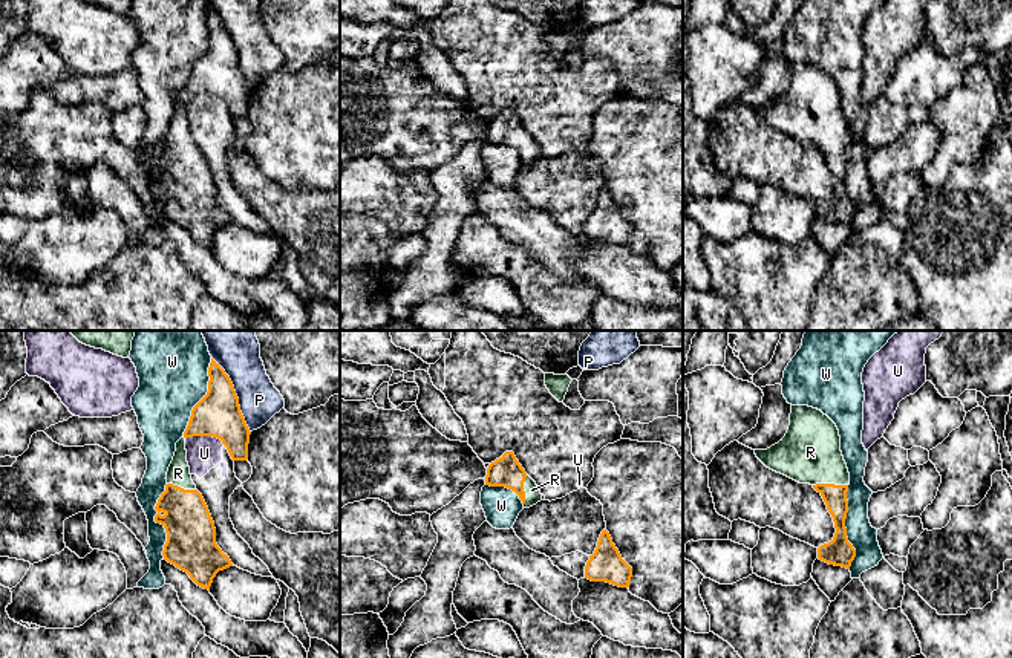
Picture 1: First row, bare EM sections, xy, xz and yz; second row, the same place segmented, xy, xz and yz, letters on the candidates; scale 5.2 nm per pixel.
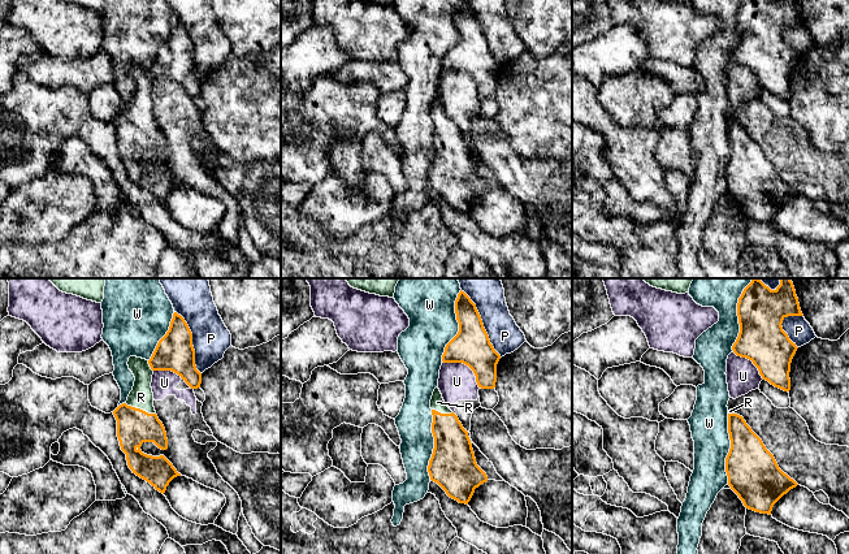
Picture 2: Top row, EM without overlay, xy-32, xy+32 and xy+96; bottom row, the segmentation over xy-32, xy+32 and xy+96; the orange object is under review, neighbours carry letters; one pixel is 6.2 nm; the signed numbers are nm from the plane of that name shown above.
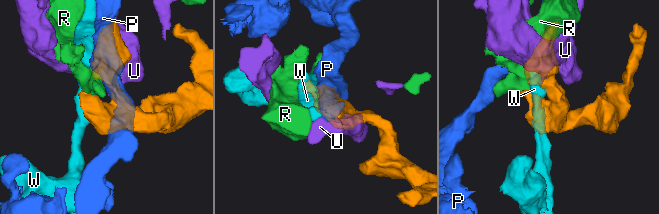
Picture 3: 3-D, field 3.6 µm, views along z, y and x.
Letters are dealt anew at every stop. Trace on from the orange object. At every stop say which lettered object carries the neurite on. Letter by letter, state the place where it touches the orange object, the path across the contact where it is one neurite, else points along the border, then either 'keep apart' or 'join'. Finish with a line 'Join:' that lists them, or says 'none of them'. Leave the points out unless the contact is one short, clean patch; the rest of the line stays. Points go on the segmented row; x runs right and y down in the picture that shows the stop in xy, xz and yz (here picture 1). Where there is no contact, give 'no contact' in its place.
P: xy (236, 395) | keep apart
R: yz (830, 484) | join
U: xy (205, 435) | keep apart
W: xy (156, 522) | keep apart
Join: R

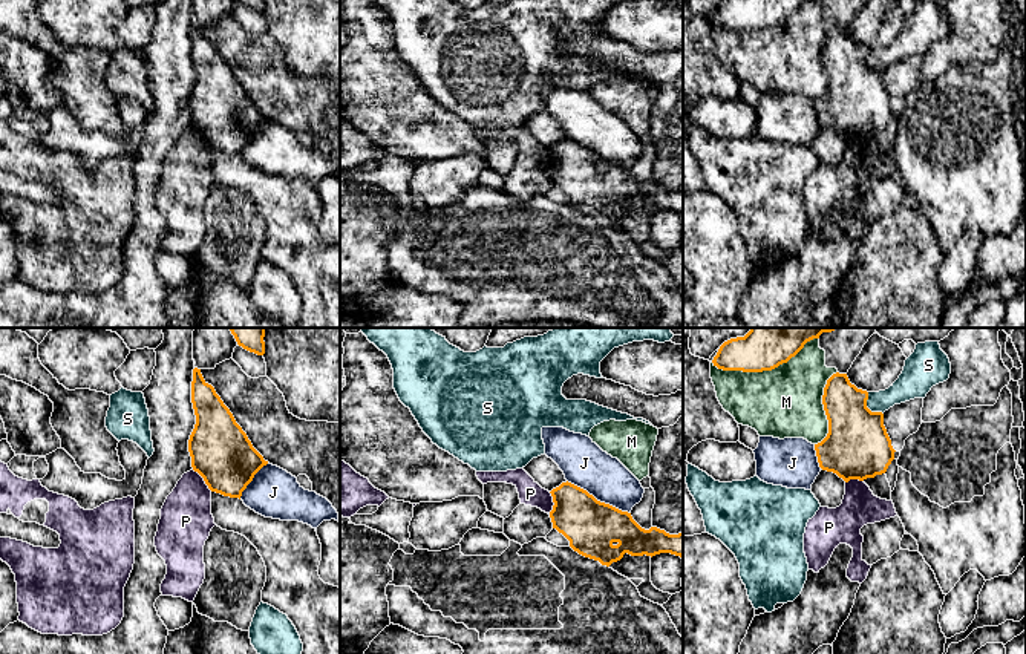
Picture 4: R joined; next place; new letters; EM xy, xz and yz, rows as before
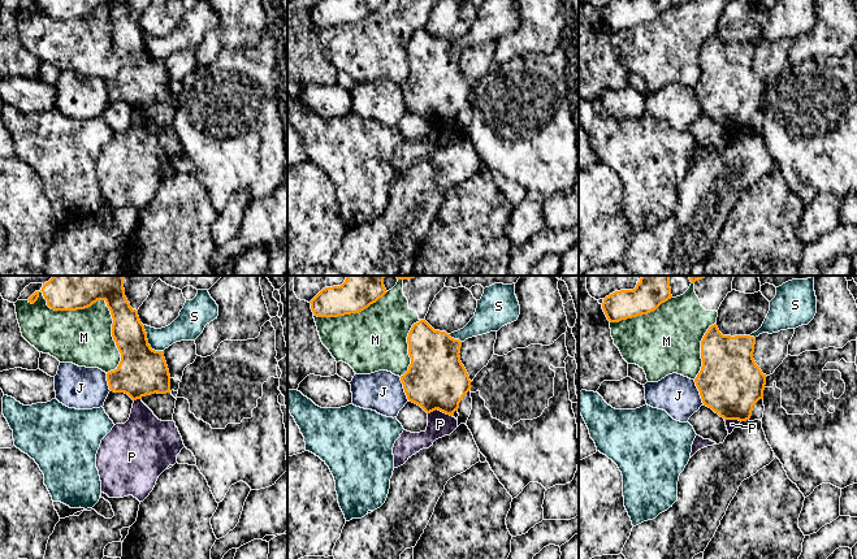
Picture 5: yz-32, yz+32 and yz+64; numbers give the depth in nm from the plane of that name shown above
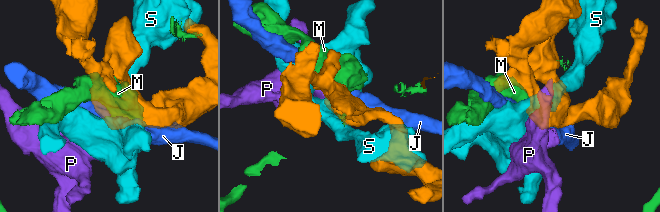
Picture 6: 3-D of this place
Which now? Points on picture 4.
J: xz (599, 501) | keep apart
M: yz (764, 369) | keep apart
P: xy (204, 480) | along xy (193, 469), (212, 490) | keep apart
S: yz (867, 408) | along yz (867, 392), (867, 406), (882, 414) | keep apart
Join: none of them

